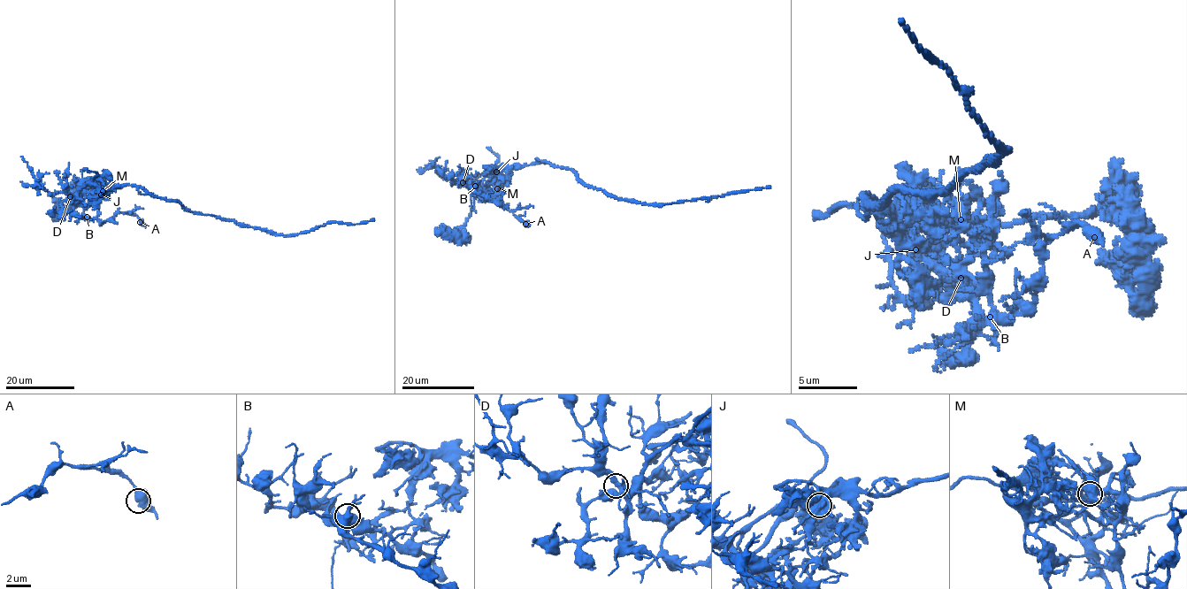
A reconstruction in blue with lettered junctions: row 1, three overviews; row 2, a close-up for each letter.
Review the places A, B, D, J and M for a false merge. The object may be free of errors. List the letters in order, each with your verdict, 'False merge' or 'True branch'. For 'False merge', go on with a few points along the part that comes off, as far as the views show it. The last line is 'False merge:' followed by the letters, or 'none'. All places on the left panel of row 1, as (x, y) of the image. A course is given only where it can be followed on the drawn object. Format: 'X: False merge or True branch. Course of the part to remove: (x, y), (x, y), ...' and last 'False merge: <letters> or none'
A: True branch
B: True branch
D: True branch
J: True branch
M: False merge. Course of the part to remove: (103, 191), (87, 204), (82, 205), (66, 194), (48, 192), (36, 184), (32, 169), (21, 156)
False merge: M

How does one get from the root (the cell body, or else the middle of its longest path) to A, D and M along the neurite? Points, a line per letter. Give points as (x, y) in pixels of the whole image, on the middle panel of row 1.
A: (573, 172), (548, 163), (536, 162), (514, 168), (491, 189), (472, 187), (507, 207), (525, 224)
D: (573, 172), (548, 163), (536, 162), (517, 168), (492, 169), (463, 182)
M: (573, 172), (548, 163), (534, 163), (514, 168), (497, 187)

